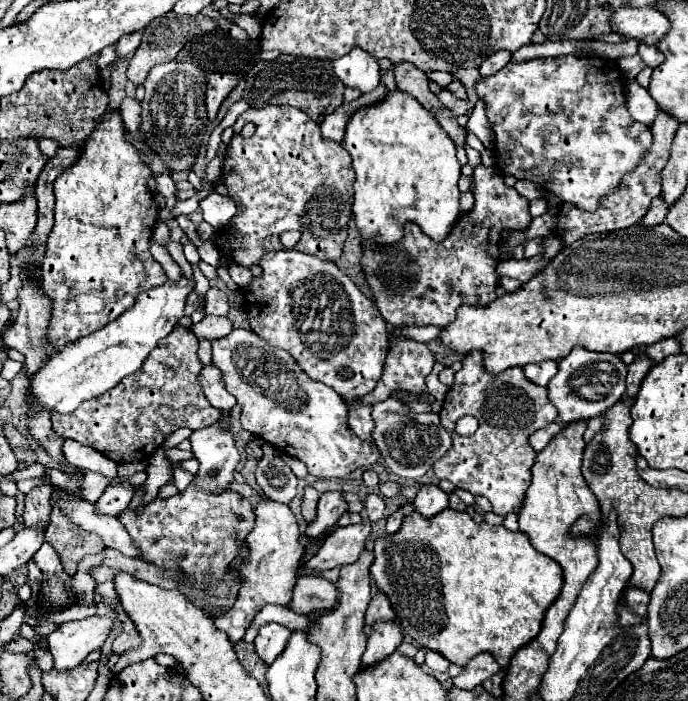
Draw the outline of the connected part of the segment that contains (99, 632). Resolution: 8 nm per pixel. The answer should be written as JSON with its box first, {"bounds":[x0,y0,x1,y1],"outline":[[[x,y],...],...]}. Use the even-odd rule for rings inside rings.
{"bounds":[47,616,113,670],"outline":[[[89,616],[77,622],[61,624],[59,630],[47,636],[55,670],[71,670],[79,666],[89,652],[101,650],[111,626],[113,622],[101,616]]]}

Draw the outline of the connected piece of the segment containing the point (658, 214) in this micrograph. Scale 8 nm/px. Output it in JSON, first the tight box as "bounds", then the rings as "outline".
{"bounds":[641,198,669,226],"outline":[[[655,198],[655,200],[651,202],[651,206],[649,206],[649,210],[647,210],[647,214],[643,216],[643,220],[641,220],[641,222],[643,222],[643,224],[647,224],[647,226],[663,224],[667,210],[669,210],[669,204],[665,204],[661,198]]]}

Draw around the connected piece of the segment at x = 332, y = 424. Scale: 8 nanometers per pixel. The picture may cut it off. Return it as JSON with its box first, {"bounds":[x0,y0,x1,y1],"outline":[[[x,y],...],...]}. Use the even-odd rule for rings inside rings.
{"bounds":[213,330,379,478],"outline":[[[233,330],[231,334],[213,340],[213,364],[221,370],[221,380],[225,388],[241,404],[241,426],[261,440],[275,446],[279,452],[301,460],[309,474],[315,478],[343,478],[357,468],[369,468],[379,460],[379,450],[375,444],[363,442],[355,436],[347,422],[347,404],[343,398],[323,382],[309,378],[295,358],[285,350],[275,350],[267,342],[253,344],[251,330]]]}

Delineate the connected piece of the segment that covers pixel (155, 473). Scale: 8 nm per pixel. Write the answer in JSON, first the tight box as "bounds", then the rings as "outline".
{"bounds":[143,448,173,504],"outline":[[[159,448],[151,458],[147,466],[147,480],[145,480],[145,496],[143,504],[151,502],[151,498],[157,496],[157,490],[173,480],[173,462],[165,456],[165,452]]]}

